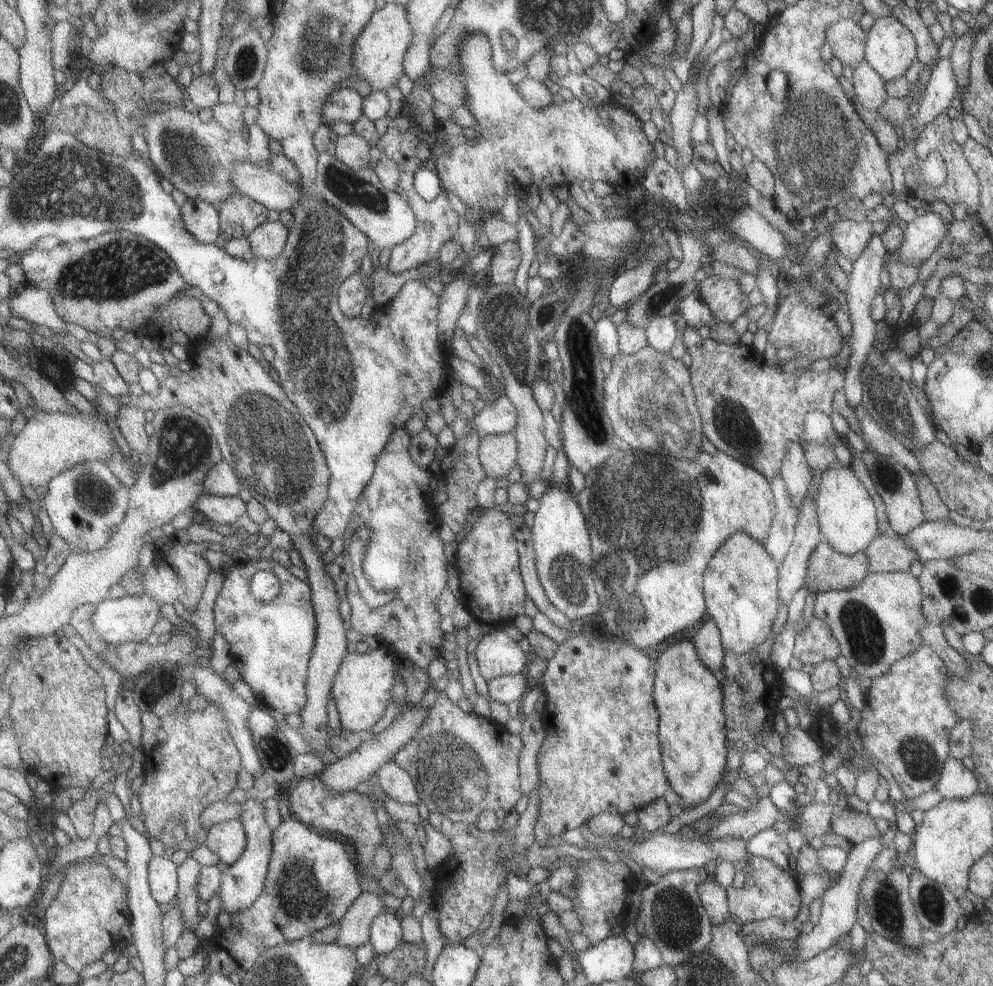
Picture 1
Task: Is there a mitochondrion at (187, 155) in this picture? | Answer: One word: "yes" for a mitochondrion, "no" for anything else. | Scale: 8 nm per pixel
yes

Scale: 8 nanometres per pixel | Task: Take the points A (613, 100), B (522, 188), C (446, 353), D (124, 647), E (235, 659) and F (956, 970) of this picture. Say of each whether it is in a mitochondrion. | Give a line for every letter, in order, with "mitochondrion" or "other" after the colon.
A: other
B: other
C: other
D: other
E: other
F: mitochondrion

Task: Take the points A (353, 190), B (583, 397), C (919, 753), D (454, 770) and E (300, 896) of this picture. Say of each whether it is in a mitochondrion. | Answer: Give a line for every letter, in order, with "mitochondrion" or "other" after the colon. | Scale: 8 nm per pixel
A: mitochondrion
B: mitochondrion
C: mitochondrion
D: mitochondrion
E: mitochondrion

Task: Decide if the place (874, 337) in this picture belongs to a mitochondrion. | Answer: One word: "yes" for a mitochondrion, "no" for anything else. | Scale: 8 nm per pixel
no

